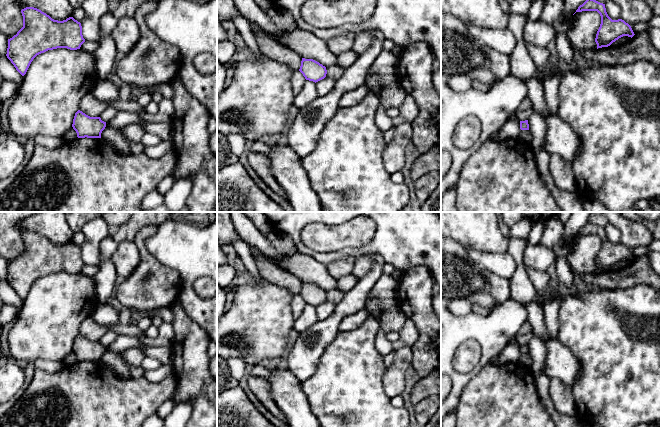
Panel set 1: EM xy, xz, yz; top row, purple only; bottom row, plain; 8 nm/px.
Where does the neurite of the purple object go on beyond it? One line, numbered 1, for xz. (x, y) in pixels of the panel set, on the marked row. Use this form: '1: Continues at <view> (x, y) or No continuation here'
1: No continuation here

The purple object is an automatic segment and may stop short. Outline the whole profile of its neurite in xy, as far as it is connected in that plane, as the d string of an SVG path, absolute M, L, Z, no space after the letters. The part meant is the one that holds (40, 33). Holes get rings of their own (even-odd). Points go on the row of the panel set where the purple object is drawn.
M34 7L21 10L23 27L8 39L7 58L24 76L33 59L48 50L80 49L85 42L81 23L73 17L58 21Z

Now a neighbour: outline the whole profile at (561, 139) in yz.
M557 115L545 119L547 130L544 151L558 154L569 163L574 162L578 156L581 142L573 128Z

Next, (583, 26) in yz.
M597 11L576 12L567 31L572 46L581 51L597 49L595 38L600 24L601 16Z

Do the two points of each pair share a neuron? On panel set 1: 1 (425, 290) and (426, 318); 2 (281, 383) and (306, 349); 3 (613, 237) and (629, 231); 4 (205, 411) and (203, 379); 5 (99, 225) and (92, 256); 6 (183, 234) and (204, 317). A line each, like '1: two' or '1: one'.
1: one
2: two
3: two
4: one
5: one
6: one

